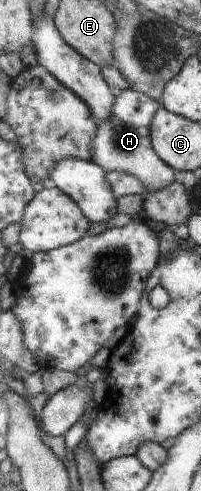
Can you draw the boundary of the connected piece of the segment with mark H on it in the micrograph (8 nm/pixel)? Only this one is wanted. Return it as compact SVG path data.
M129 89L116 92L114 97L114 115L108 121L99 121L98 135L94 139L94 162L107 172L120 171L136 177L148 195L156 193L162 187L168 187L176 179L176 171L160 159L152 148L150 125L156 111L162 106L148 95Z

